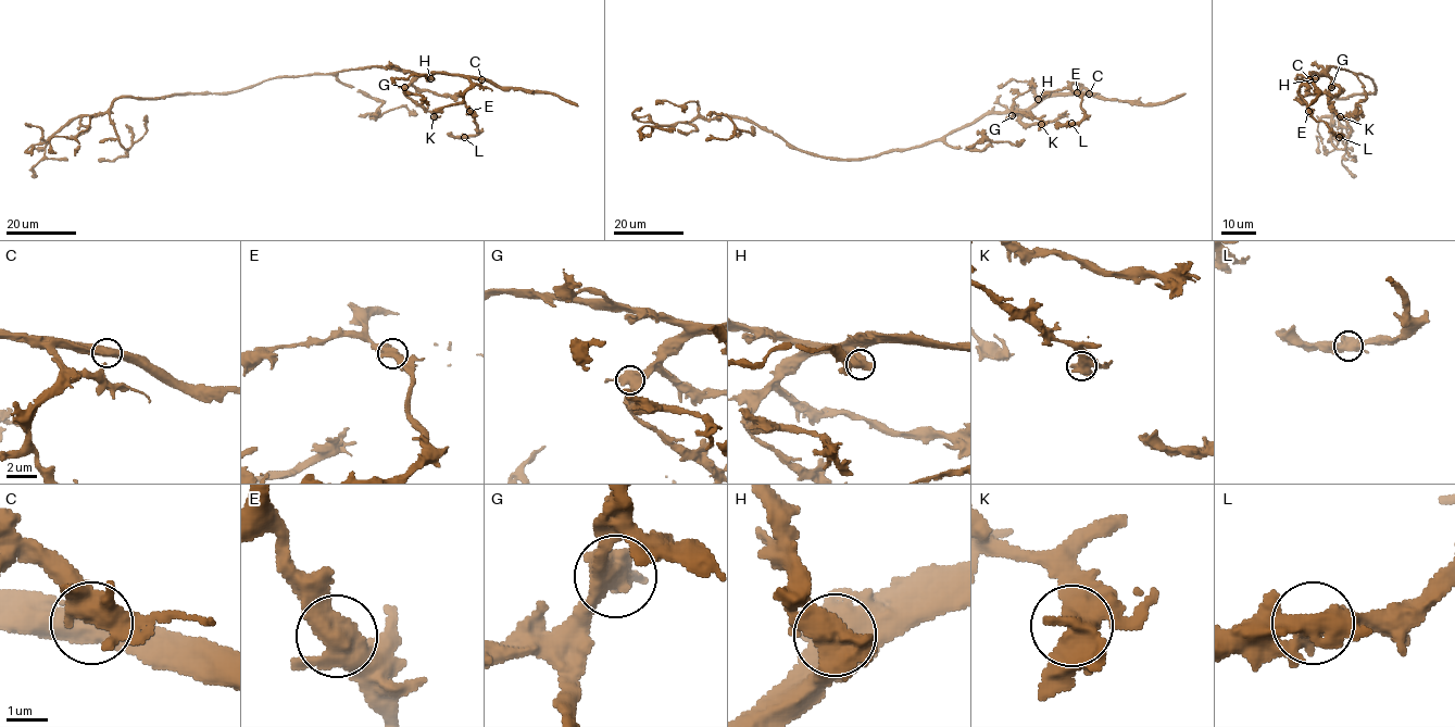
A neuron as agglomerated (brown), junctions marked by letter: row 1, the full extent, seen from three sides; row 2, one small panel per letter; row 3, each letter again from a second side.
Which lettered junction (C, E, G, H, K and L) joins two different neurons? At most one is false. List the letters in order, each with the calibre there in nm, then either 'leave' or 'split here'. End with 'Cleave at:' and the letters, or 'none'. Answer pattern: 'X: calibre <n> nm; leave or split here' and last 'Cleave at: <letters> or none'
C: calibre 480 nm; leave
E: calibre 460 nm; leave
G: calibre 480 nm; leave
H: calibre 480 nm; leave
K: calibre 500 nm; leave
L: calibre 480 nm; leave
Cleave at: none

